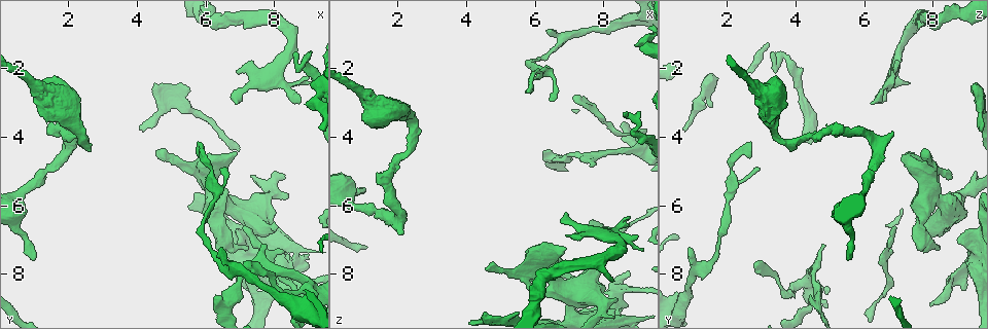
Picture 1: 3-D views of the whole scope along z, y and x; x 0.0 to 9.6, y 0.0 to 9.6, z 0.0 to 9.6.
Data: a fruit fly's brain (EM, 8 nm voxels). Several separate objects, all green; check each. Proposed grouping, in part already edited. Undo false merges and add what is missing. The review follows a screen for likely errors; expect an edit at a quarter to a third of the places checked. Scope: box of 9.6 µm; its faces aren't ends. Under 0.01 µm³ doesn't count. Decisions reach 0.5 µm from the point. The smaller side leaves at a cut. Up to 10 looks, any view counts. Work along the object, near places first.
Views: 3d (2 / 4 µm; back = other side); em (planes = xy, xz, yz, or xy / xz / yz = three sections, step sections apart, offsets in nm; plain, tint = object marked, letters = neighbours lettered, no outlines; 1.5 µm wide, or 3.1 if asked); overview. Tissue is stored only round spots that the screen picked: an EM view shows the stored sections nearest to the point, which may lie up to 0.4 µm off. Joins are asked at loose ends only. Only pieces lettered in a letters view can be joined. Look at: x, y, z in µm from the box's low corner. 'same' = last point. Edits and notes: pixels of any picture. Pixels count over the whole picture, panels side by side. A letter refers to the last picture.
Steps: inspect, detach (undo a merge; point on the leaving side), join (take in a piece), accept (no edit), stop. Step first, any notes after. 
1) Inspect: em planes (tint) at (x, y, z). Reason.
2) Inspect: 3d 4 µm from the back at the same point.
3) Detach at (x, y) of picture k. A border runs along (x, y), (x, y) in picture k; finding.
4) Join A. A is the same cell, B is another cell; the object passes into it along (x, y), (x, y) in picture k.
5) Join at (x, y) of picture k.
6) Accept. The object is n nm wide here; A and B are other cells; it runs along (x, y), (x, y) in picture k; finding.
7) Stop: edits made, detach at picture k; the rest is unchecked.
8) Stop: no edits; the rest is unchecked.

Inspect: em xz step 4 (tint) at (8.90, 1.75, 3.70). Abrupt turn.

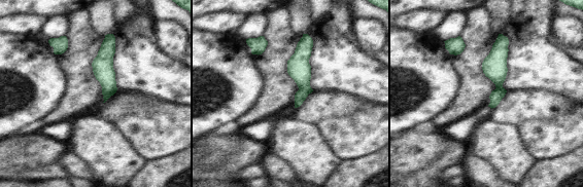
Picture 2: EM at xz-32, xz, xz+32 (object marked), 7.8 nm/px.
Inspect: em planes (letters) at the same point. Cut it another way.

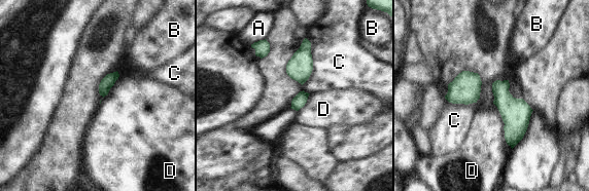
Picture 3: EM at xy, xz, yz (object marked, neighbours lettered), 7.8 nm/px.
Accept. The object is 100 nm wide here; A, B, C and D are other cells; all the same neuron.

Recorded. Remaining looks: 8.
Inspect: em planes (letters) at (8.80, 2.85, 6.35). Free end.

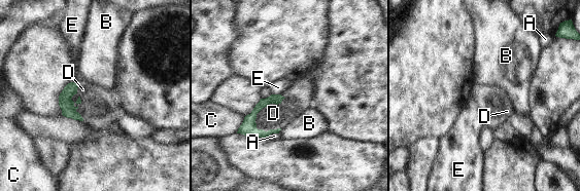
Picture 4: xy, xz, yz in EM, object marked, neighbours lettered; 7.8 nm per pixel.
Join D. The longest contact is with D, 340 nm; D is the same cell, A, B, C and E are other cells; the neuron continues.

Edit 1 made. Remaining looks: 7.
Inspect: 3d 2 µm at (2.10, 3.90, 6.75). Free end.

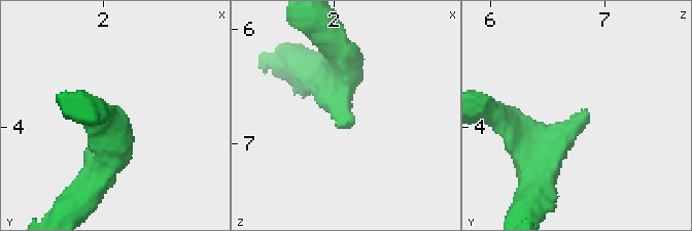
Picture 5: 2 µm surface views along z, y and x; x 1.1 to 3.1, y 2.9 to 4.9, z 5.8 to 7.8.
Inspect: em planes (plain) at (2.14, 3.86, 6.76). Now the EM.

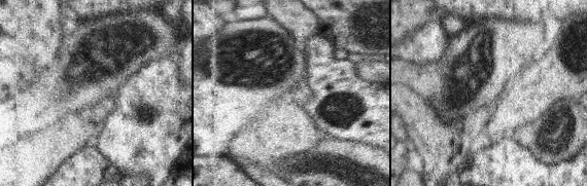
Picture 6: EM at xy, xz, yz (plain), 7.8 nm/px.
Inspect: em planes (letters) at the same point. See the neighbours.

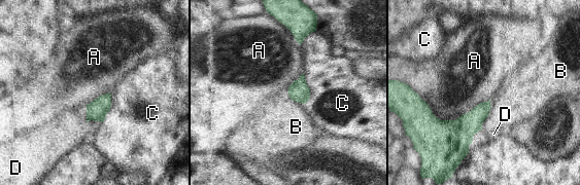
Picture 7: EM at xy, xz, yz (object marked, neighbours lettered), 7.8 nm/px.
Accept. The longest contact is with A, 600 nm; A, B, C and D are other cells; a border runs along (417, 93), (441, 119), (490, 98) in picture 7; no lettered piece goes on from it.

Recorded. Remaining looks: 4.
Inspect: em planes (tint) at (1.20, 2.65, 3.05). Calibre changes.

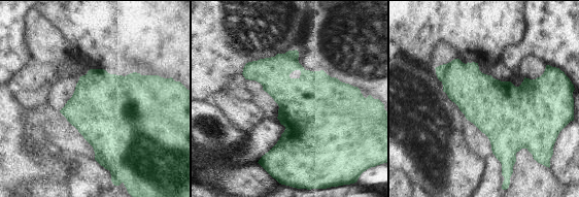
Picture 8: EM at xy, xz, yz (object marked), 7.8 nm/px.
Inspect: em planes (letters) at the same point.

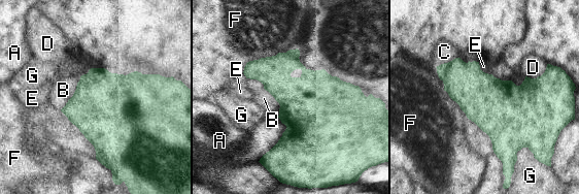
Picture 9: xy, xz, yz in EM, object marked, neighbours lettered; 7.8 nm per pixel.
Accept. The longest contact is with F, 480 nm; A, B, C, D, E, F and G are other cells; a border runs along (247, 77), (274, 98), (278, 116) in picture 9; one neuron here.

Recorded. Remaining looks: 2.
Stop: edits made, join at picture 4; the rest is unchecked.

